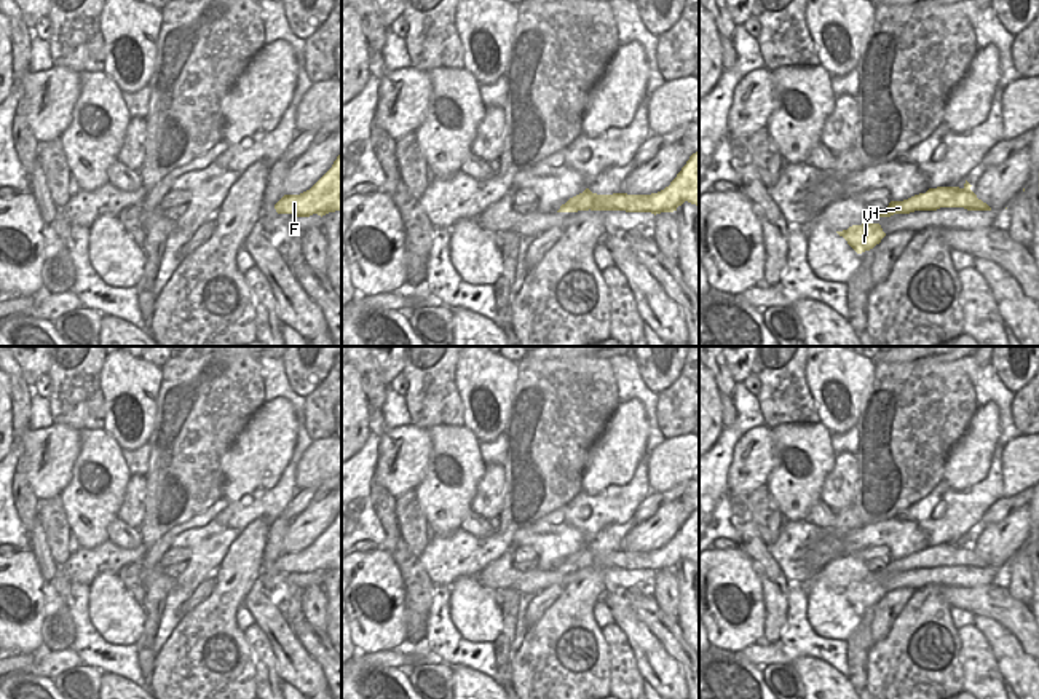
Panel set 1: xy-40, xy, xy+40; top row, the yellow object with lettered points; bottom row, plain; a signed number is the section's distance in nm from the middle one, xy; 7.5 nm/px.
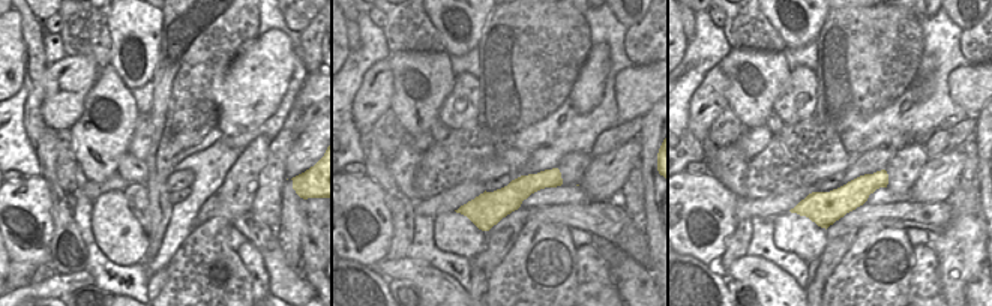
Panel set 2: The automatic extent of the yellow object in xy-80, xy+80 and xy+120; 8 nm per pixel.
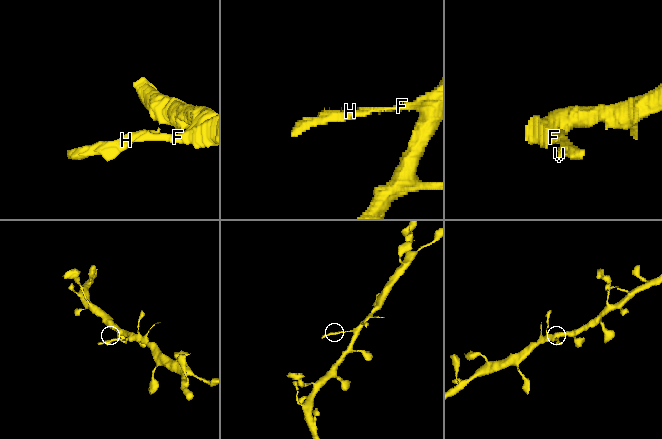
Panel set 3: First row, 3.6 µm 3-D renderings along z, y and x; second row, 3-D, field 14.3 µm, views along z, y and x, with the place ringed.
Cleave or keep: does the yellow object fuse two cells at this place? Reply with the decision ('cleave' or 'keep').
cleave

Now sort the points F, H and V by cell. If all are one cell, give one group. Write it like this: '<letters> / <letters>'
F / H V

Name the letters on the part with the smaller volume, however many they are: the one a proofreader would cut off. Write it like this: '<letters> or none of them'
H, V

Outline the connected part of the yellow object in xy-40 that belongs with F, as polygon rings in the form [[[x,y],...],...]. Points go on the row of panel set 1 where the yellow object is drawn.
[[[342,153],[332,168],[306,192],[300,195],[284,195],[276,204],[278,214],[294,214],[310,217],[326,215],[342,211]]]

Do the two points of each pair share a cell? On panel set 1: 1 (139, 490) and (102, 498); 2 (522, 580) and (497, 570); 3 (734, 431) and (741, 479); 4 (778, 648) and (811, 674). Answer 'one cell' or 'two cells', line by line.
1: two cells
2: one cell
3: two cells
4: one cell

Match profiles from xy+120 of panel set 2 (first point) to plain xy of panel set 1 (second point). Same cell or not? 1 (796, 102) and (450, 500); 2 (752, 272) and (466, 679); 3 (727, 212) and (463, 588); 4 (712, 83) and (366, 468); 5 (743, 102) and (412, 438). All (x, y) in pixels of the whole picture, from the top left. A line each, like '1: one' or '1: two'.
1: two
2: one
3: two
4: two
5: two

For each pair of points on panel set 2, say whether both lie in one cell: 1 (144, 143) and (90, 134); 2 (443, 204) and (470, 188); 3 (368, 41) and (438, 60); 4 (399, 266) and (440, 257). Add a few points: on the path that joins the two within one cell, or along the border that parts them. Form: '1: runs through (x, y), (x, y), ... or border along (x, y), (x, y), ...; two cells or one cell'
1: border along (138, 113), (128, 150); two cells
2: runs through (449, 201), (464, 192); one cell
3: border along (390, 53), (387, 59); two cells
4: border along (408, 255), (423, 260), (453, 278); two cells

